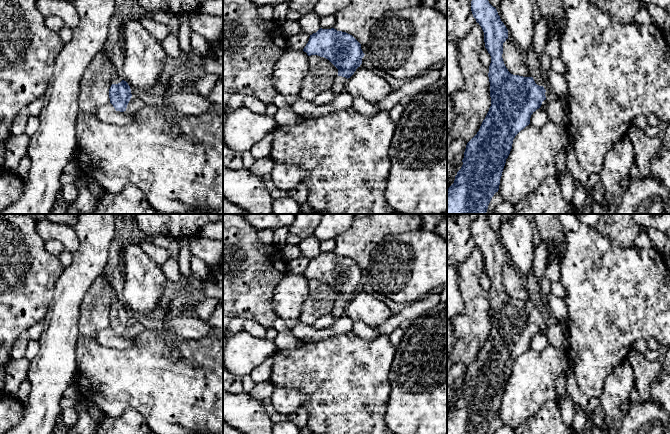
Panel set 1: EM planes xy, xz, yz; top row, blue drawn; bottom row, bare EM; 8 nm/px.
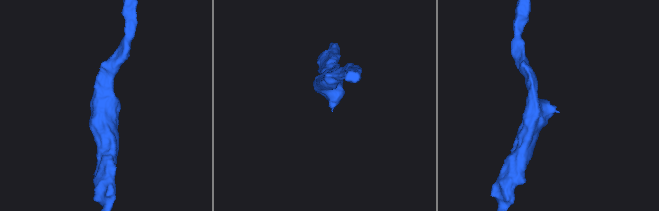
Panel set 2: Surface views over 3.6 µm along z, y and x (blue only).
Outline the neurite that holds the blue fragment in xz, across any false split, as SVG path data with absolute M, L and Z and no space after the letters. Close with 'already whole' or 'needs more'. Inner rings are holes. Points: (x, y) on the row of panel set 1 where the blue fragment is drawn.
M320 28L310 35L303 51L308 56L318 55L328 59L338 69L338 76L331 87L336 96L345 91L347 79L360 67L365 55L361 44L352 35L334 28Z; needs more

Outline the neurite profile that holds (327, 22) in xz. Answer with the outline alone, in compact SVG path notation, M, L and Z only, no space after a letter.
M325 16L321 18L321 28L322 29L331 29L335 25L335 16Z

